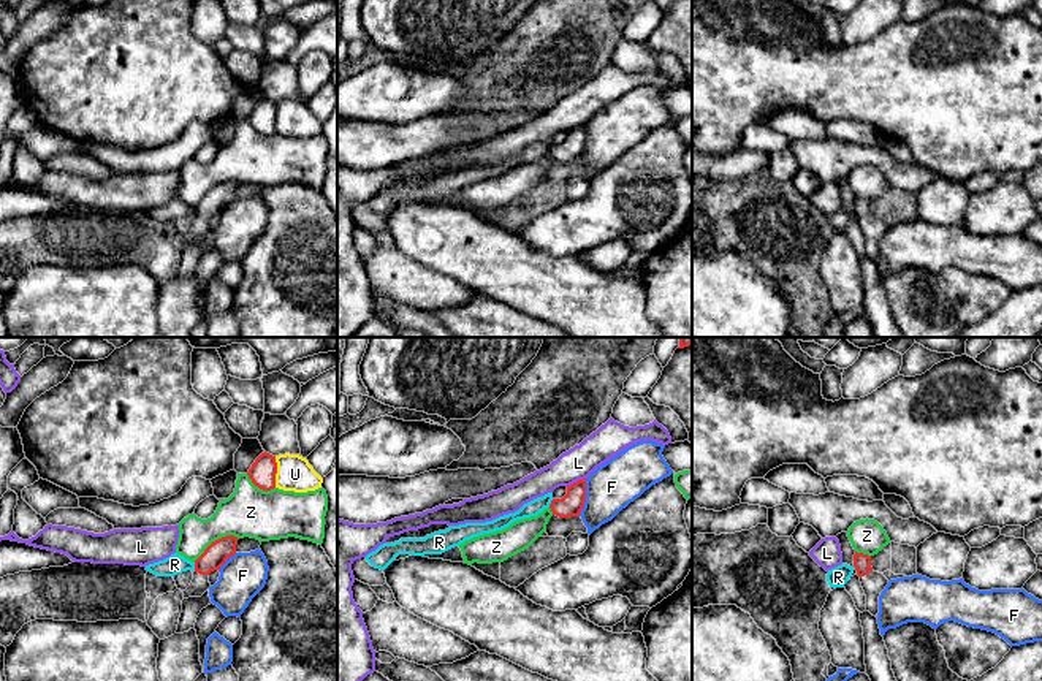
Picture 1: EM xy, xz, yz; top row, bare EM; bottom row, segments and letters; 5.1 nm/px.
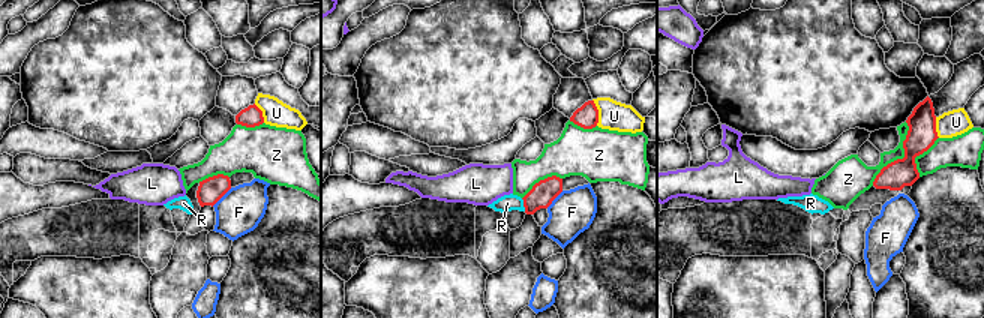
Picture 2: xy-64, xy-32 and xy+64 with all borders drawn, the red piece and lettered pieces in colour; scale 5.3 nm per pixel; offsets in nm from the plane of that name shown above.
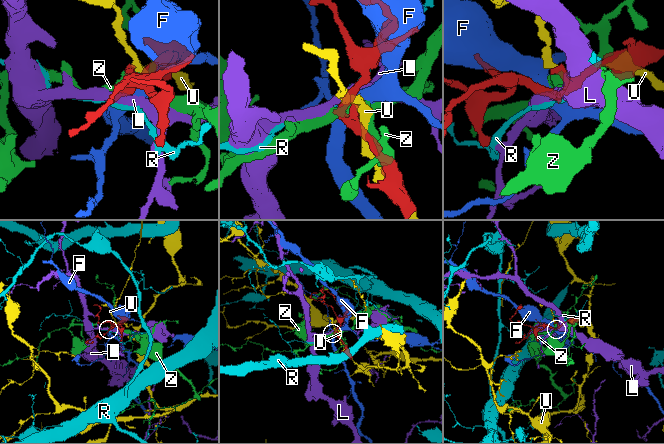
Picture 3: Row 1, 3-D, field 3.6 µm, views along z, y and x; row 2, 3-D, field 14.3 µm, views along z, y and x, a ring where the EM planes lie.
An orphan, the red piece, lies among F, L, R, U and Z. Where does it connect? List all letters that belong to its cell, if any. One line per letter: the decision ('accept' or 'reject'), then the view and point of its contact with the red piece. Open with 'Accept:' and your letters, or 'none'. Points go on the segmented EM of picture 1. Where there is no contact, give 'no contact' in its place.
Accept: none
F: reject; meets red in xz at (585, 498)
L: reject; meets red in xz at (577, 482)
R: reject; meets red in xy at (195, 566)
U: reject; meets red in xy at (276, 472)
Z: reject; meets red in xy at (216, 540)

